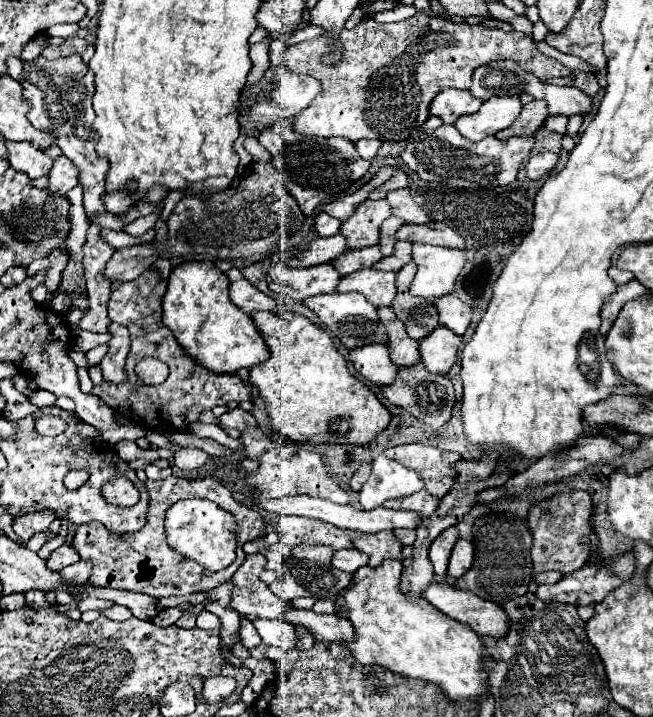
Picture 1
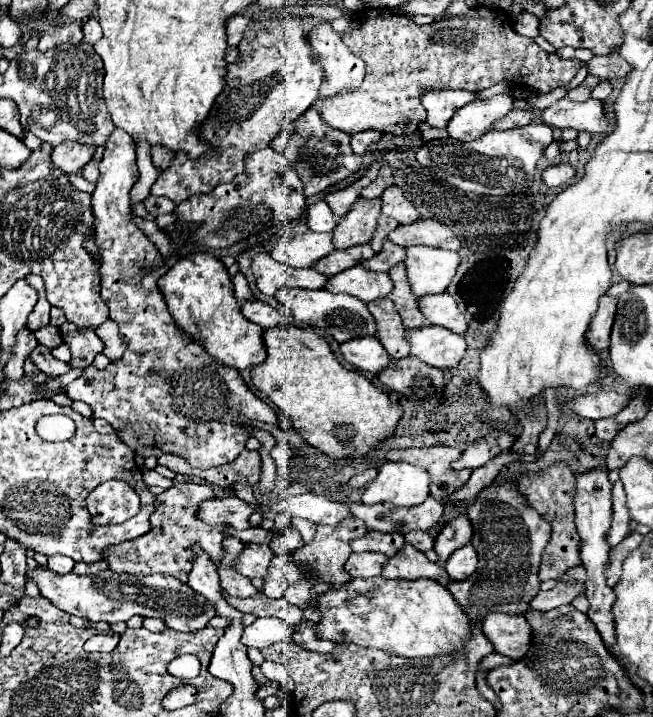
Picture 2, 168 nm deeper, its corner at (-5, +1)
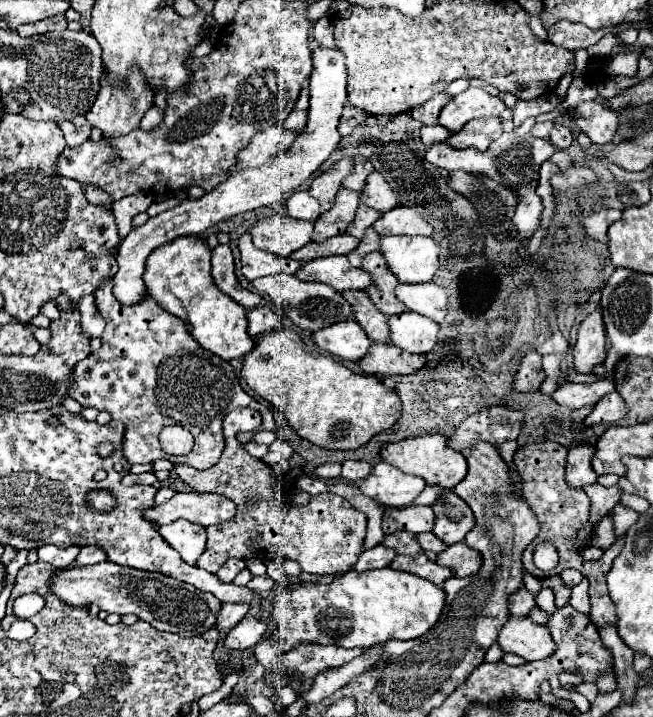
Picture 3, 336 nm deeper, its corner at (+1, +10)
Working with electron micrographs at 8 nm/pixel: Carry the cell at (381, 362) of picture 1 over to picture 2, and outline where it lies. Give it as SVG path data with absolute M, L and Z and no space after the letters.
M376 336L348 340L340 344L340 350L350 364L370 374L380 374L380 370L384 370L390 364L390 356Z

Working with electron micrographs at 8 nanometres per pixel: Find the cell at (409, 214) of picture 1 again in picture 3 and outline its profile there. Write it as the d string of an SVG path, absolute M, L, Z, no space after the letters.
M372 171L366 177L366 185L360 193L360 201L380 213L386 213L390 209L396 207L396 195L390 189L390 185L382 179L382 175L378 171Z

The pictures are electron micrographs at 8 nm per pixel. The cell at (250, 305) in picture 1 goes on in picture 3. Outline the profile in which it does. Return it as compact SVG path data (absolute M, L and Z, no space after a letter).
M260 305L260 307L256 307L254 311L248 313L248 335L252 339L260 337L262 333L272 331L276 325L278 325L278 317L266 305Z

